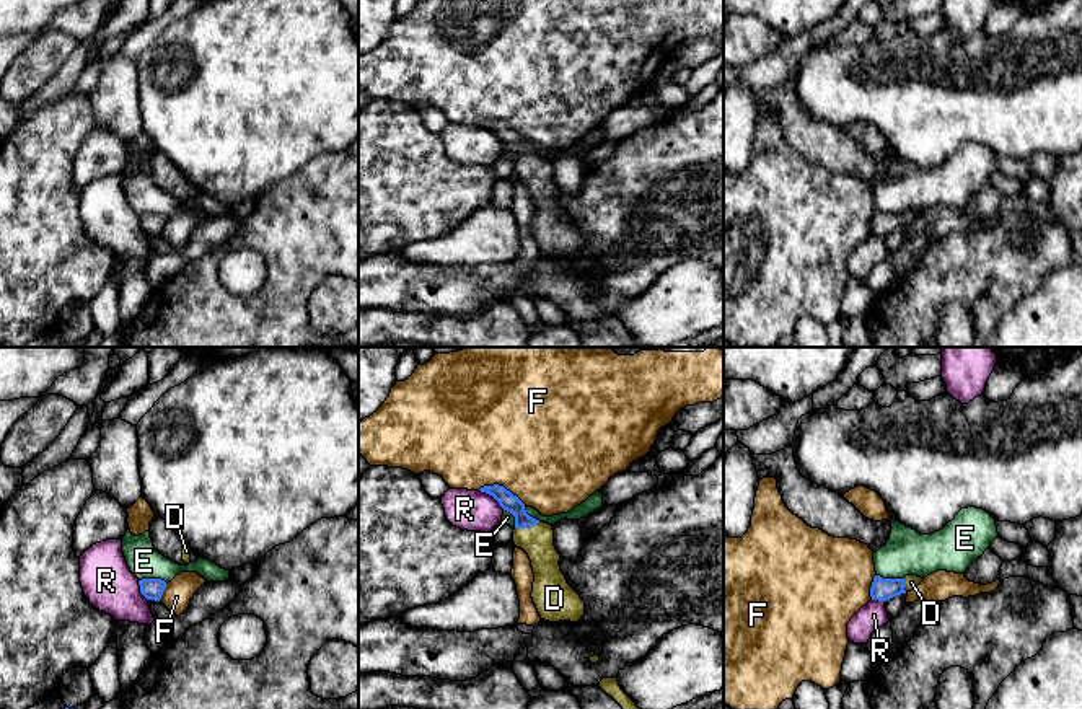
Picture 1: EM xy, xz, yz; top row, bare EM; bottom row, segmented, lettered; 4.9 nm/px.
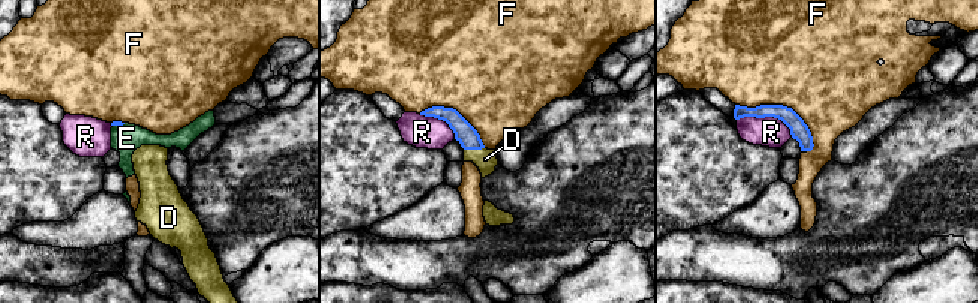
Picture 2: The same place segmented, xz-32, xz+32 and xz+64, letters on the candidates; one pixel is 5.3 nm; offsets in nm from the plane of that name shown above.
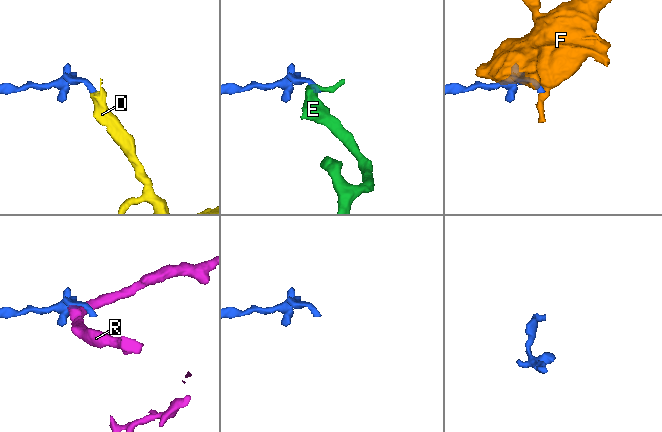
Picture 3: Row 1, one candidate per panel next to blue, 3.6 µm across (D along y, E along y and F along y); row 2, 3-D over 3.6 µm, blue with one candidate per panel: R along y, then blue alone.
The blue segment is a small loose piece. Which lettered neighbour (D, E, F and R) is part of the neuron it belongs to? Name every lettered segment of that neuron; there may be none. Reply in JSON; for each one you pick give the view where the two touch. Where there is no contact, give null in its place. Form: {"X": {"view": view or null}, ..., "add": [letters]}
{"D": {"view": "xz"}, "add": ["D"]}

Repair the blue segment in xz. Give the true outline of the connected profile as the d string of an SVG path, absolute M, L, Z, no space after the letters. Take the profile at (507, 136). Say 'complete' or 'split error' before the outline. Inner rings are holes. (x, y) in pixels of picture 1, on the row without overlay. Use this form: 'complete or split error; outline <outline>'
split error; outline M484 121L479 126L492 130L504 145L515 152L513 178L531 196L534 209L531 233L541 254L577 258L585 249L585 236L567 218L561 205L552 160L530 152L525 139L504 121Z

